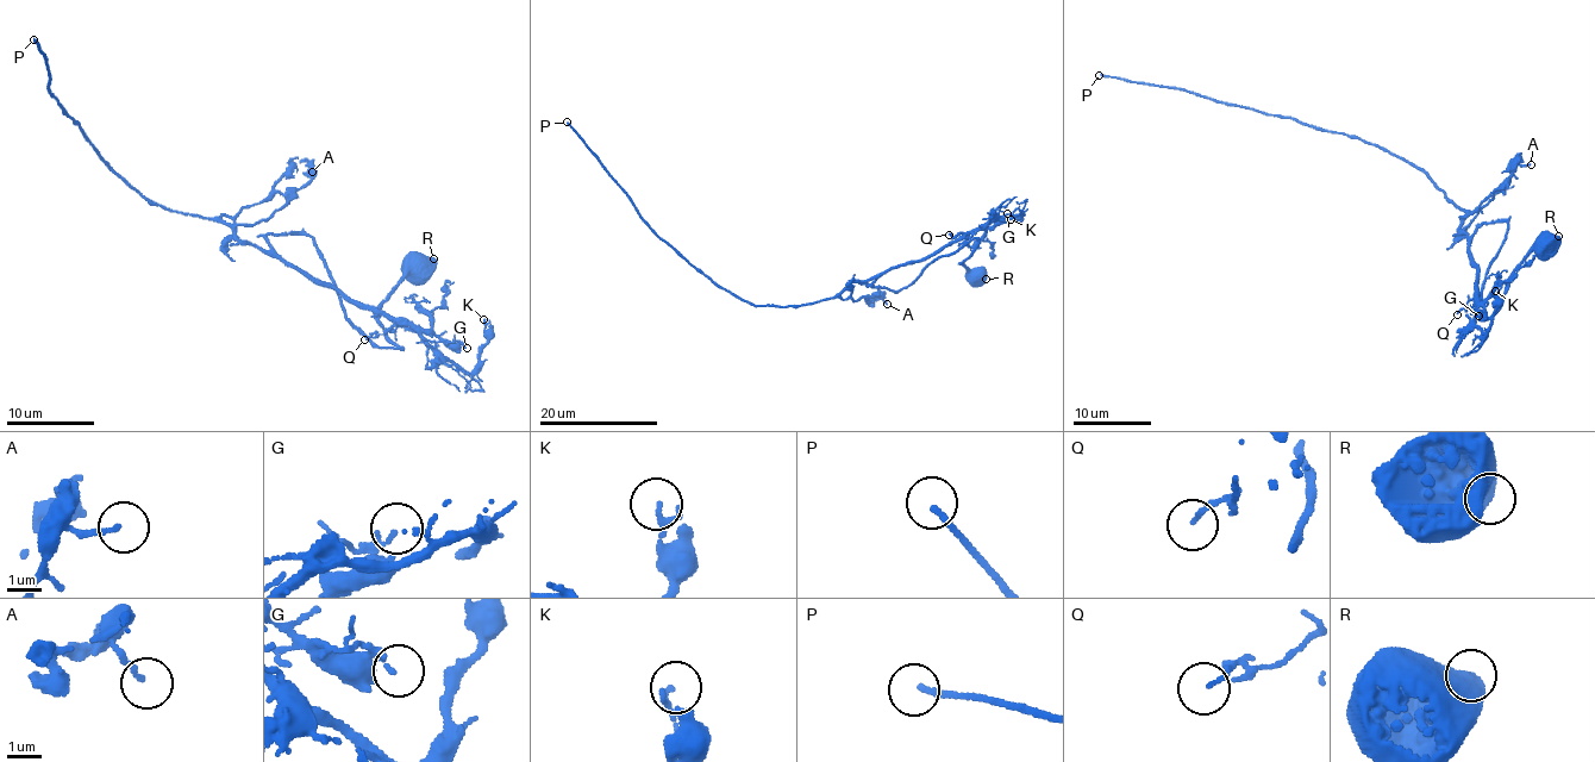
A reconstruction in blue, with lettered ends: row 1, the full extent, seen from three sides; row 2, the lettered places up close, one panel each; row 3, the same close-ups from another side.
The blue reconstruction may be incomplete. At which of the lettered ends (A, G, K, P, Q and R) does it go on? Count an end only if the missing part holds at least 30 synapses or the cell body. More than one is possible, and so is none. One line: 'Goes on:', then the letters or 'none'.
Goes on: P

